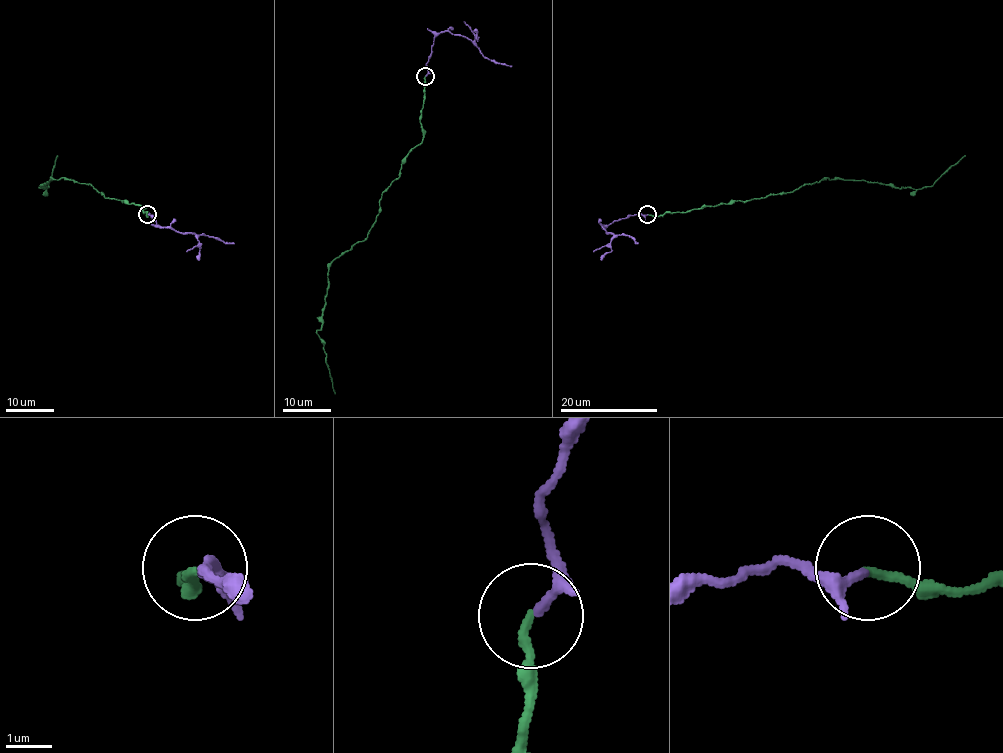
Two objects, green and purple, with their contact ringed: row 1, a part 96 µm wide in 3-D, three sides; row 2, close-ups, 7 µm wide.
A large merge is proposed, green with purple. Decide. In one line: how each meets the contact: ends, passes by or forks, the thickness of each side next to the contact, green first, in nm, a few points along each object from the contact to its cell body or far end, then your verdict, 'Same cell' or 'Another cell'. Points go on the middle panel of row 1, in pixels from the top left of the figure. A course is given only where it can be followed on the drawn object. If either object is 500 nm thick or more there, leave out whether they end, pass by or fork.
At the ring green ends. At the ring purple passes by. Thickness 170 nm (green) against 180 nm. Course of green: (425, 76), (423, 140), (382, 194), (367, 236), (329, 267), (316, 332), (335, 393). Course of purple: (425, 75), (435, 38), (443, 31), (464, 35), (485, 57), (511, 67). Same cell

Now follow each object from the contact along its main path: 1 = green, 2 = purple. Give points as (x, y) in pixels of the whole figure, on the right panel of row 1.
1: (648, 214), (662, 216), (747, 201), (828, 178), (918, 189), (930, 187), (965, 155)
2: (647, 214), (615, 220), (603, 228), (607, 233), (628, 235), (638, 244)

